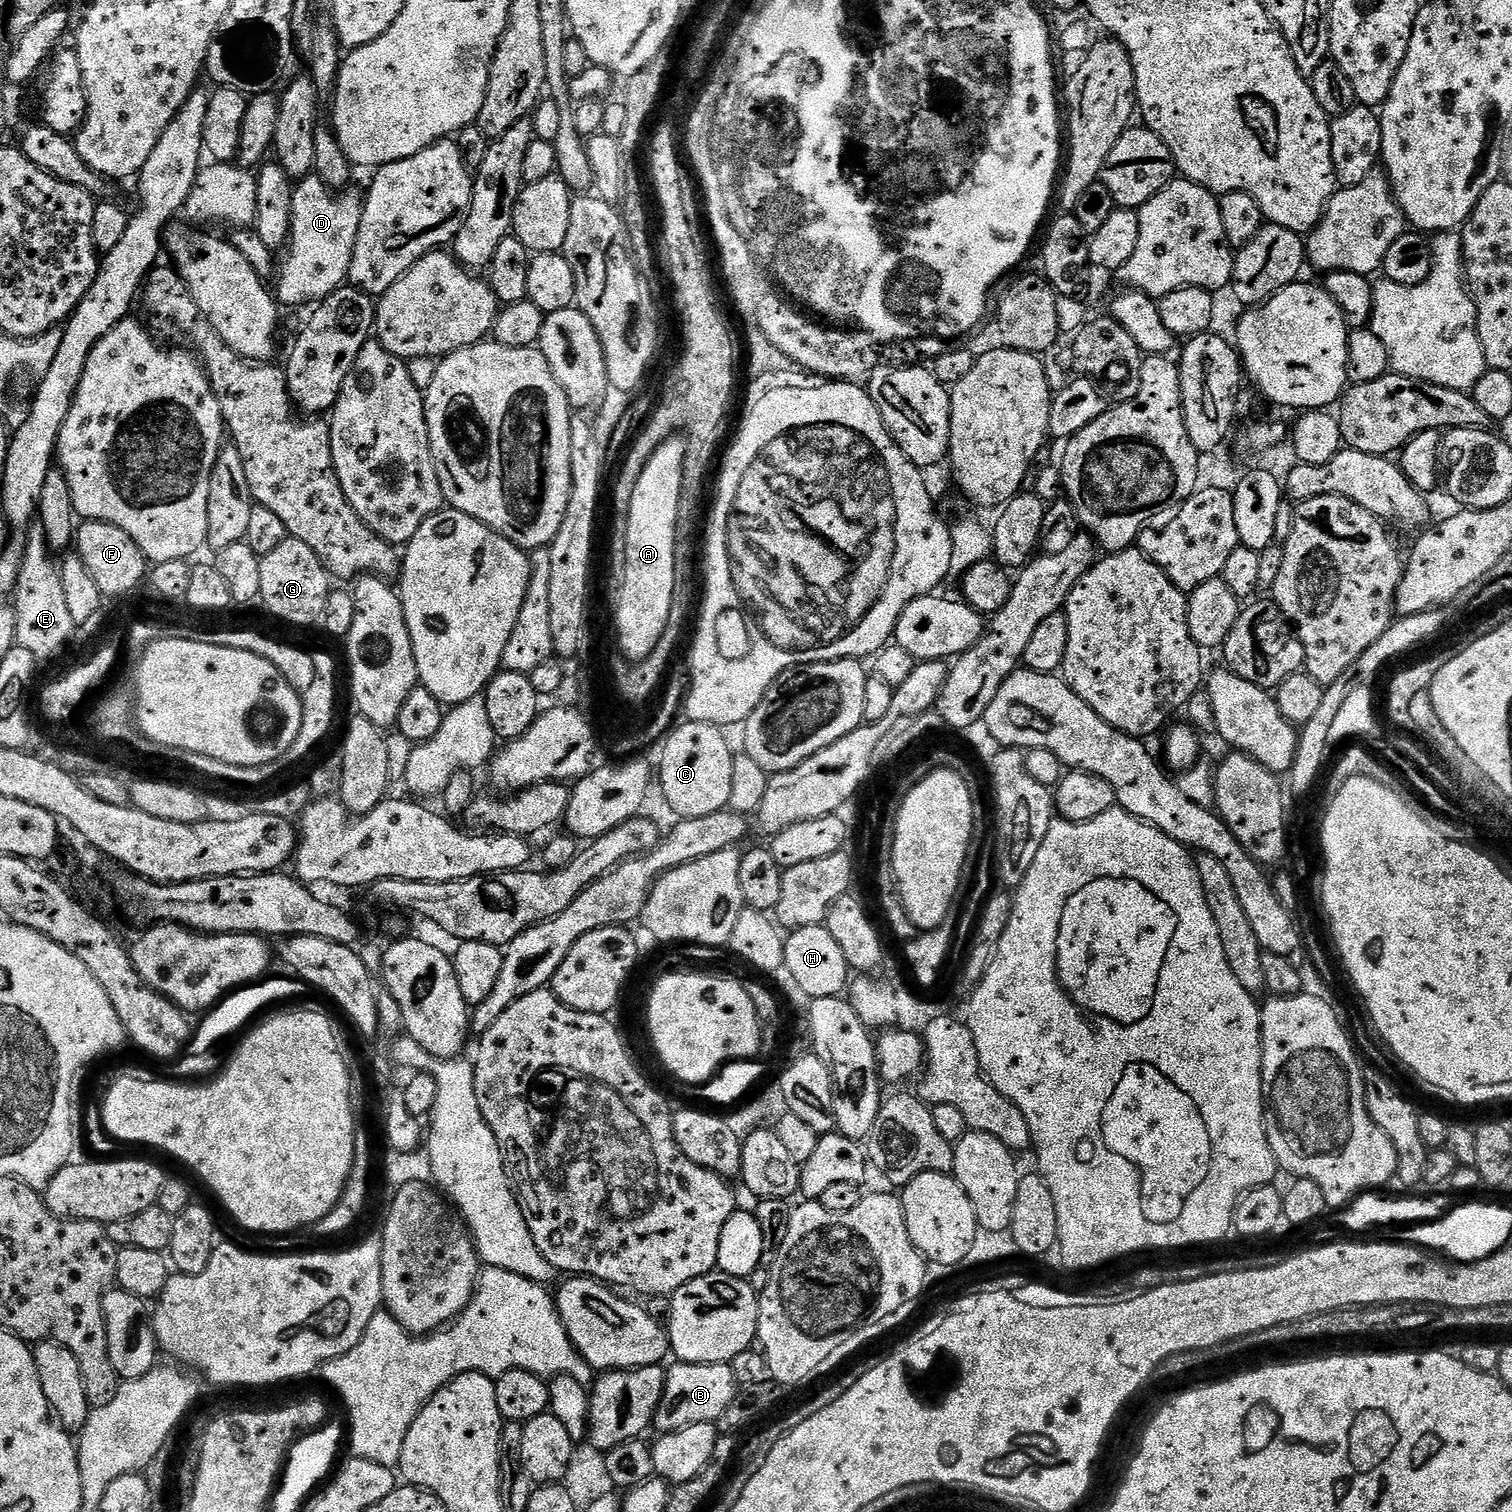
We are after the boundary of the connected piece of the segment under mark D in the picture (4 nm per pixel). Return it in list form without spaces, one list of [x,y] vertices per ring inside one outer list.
[[[315,174],[305,176],[292,189],[292,221],[288,242],[283,249],[284,265],[279,265],[280,281],[274,284],[274,295],[281,305],[315,305],[334,290],[345,287],[354,242],[362,222],[364,196],[348,190],[333,190]]]

